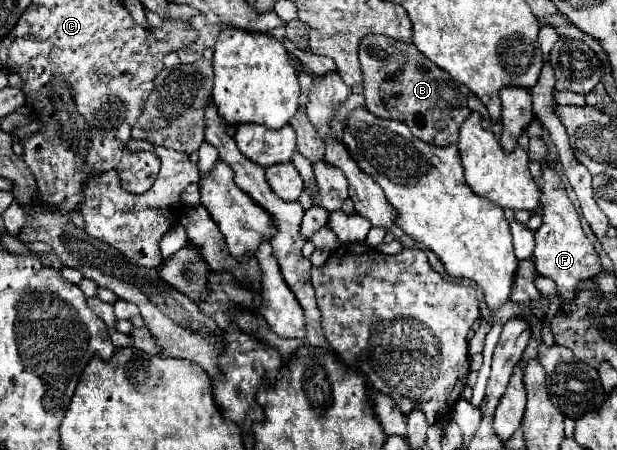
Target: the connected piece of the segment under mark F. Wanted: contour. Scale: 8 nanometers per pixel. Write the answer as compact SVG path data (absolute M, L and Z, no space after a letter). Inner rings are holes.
M545 162L541 176L537 178L537 186L541 188L541 208L543 208L543 224L535 232L535 252L533 262L541 276L551 278L557 284L559 294L569 302L575 298L575 286L579 280L591 280L601 272L599 256L585 236L579 214L575 212L573 202L569 200L561 176Z

